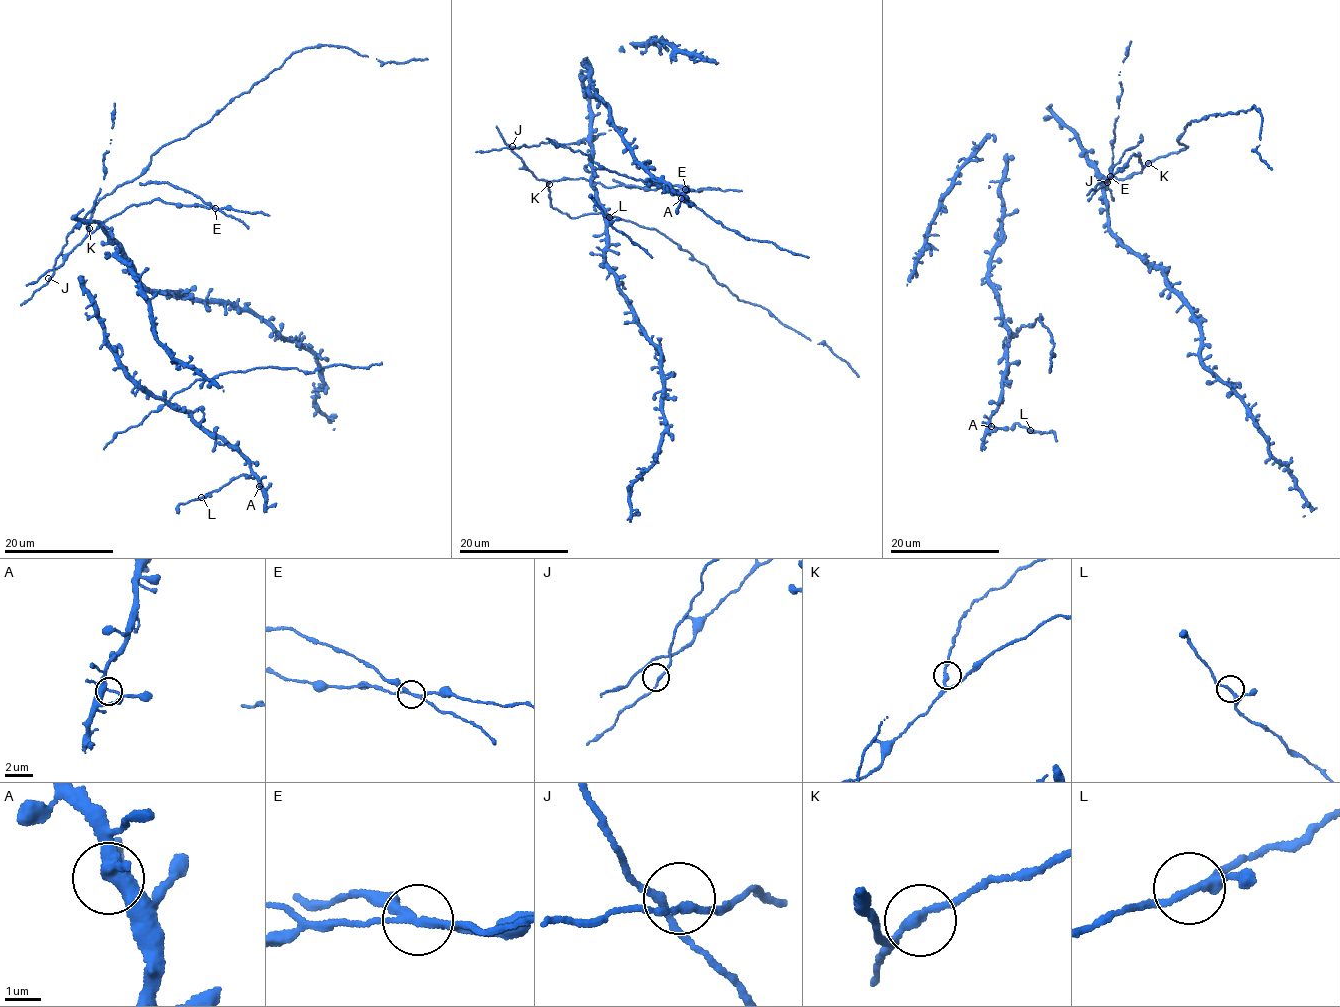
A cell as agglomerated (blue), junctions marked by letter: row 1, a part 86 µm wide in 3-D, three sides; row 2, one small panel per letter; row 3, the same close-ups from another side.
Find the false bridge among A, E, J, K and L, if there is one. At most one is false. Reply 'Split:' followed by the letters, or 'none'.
Split: E

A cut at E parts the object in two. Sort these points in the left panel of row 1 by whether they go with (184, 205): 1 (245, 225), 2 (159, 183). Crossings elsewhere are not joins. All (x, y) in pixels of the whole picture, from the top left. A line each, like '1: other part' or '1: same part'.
1: other part
2: other part

